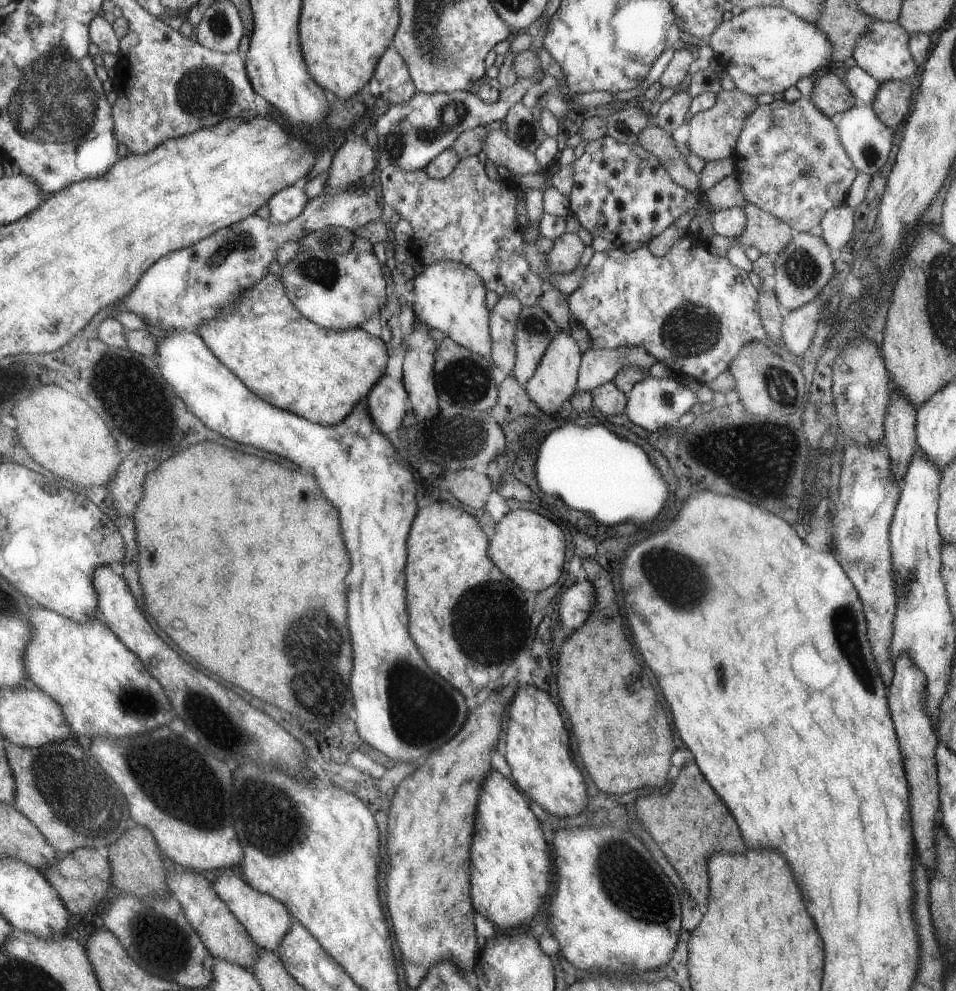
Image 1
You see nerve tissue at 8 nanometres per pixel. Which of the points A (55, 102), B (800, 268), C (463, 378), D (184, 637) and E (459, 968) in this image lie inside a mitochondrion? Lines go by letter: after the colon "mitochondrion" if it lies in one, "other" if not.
A: mitochondrion
B: mitochondrion
C: mitochondrion
D: other
E: other

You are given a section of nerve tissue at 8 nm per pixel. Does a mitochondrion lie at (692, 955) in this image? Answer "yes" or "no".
no

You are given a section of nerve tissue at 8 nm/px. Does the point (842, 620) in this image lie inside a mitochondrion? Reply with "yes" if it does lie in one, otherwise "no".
yes

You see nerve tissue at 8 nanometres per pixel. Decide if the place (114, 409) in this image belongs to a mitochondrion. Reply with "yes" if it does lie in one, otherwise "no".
yes

